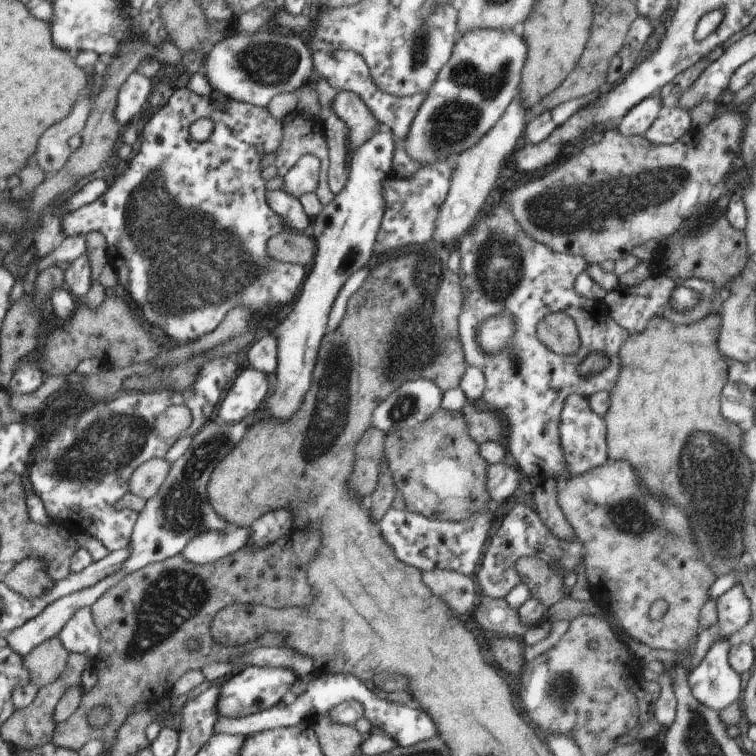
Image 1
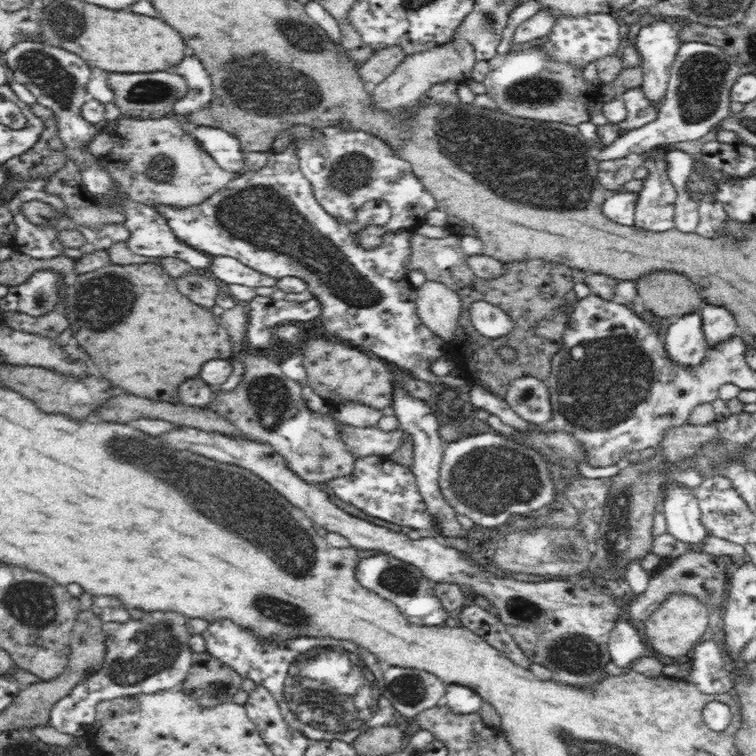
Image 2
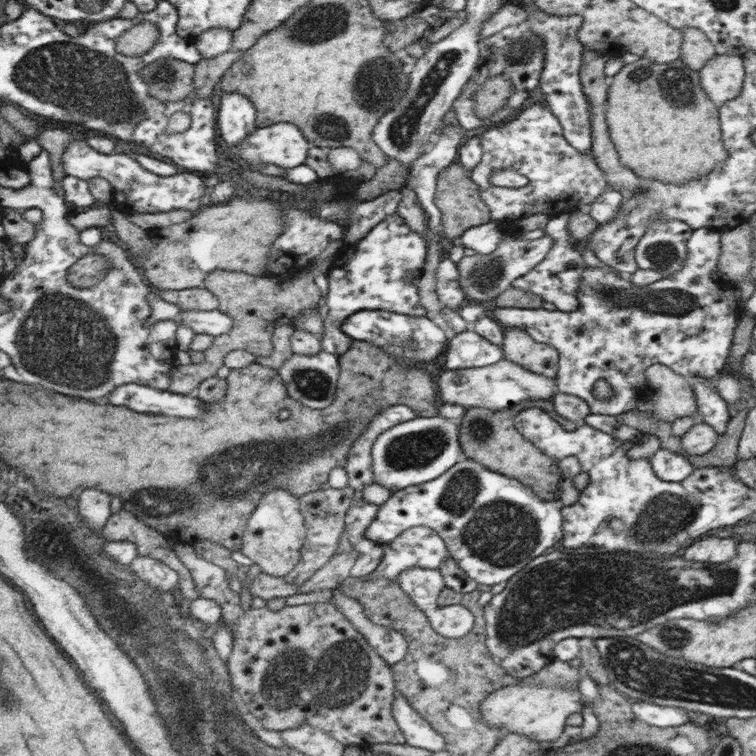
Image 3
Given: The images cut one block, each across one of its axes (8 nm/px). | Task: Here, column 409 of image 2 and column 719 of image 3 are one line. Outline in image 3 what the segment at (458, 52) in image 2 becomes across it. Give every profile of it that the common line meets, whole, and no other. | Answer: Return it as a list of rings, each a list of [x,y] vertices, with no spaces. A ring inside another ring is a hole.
[[[716,55],[699,70],[701,88],[718,107],[734,100],[746,78],[741,56]]]

